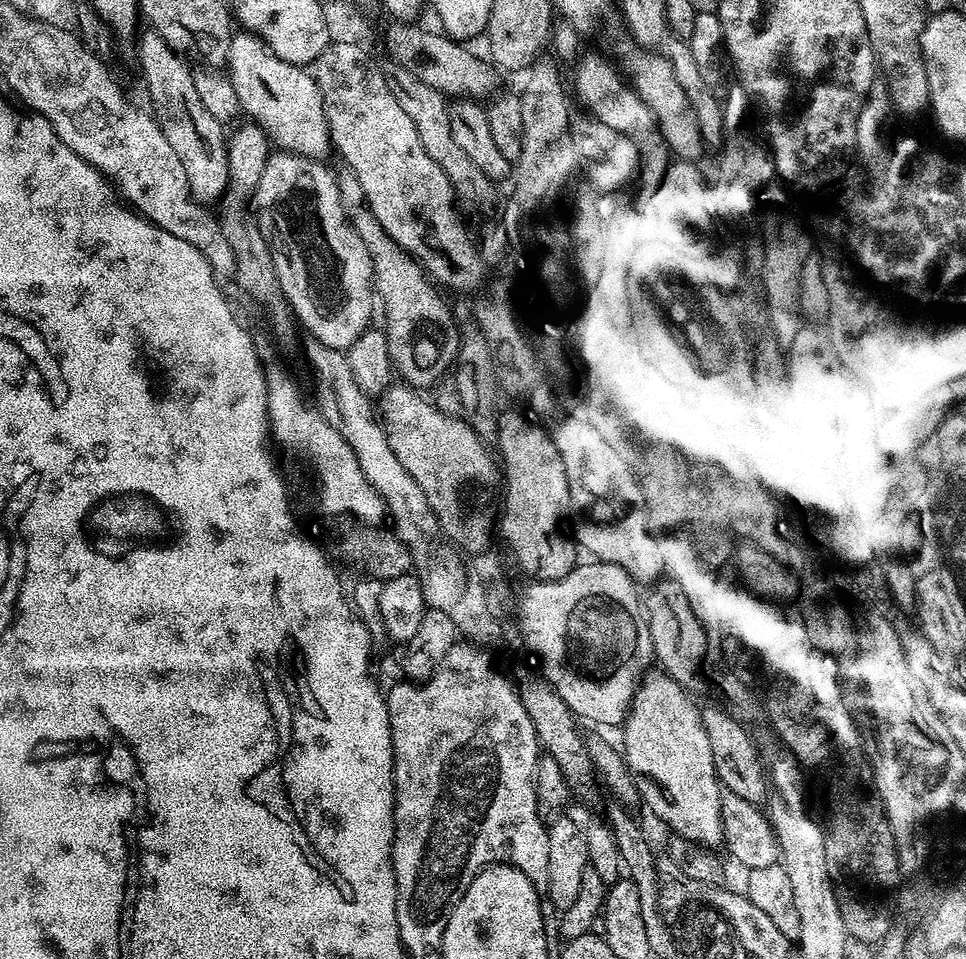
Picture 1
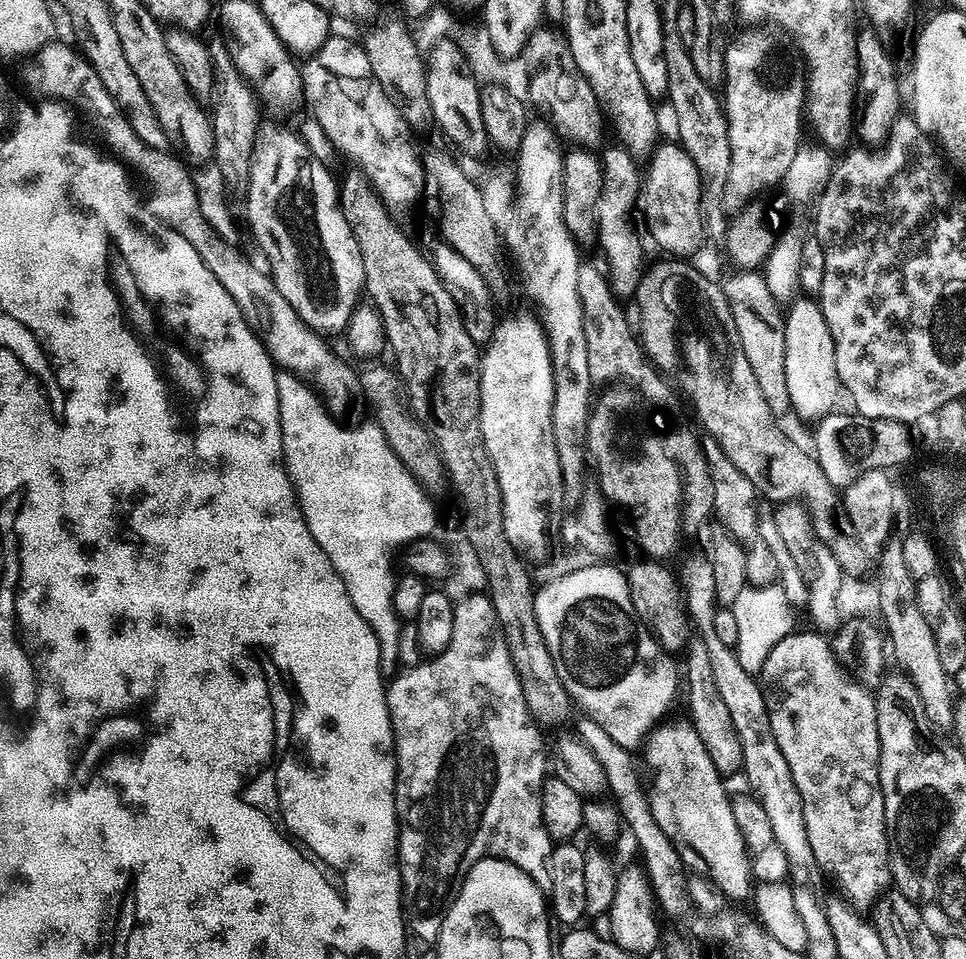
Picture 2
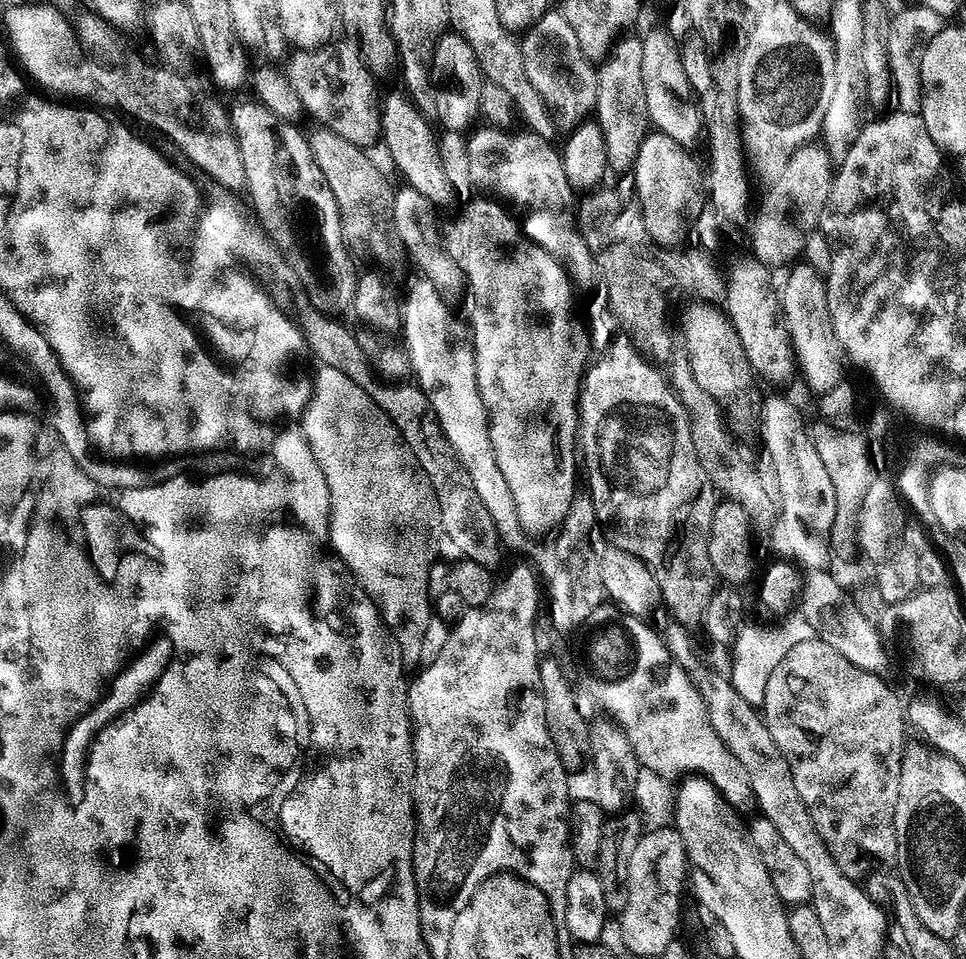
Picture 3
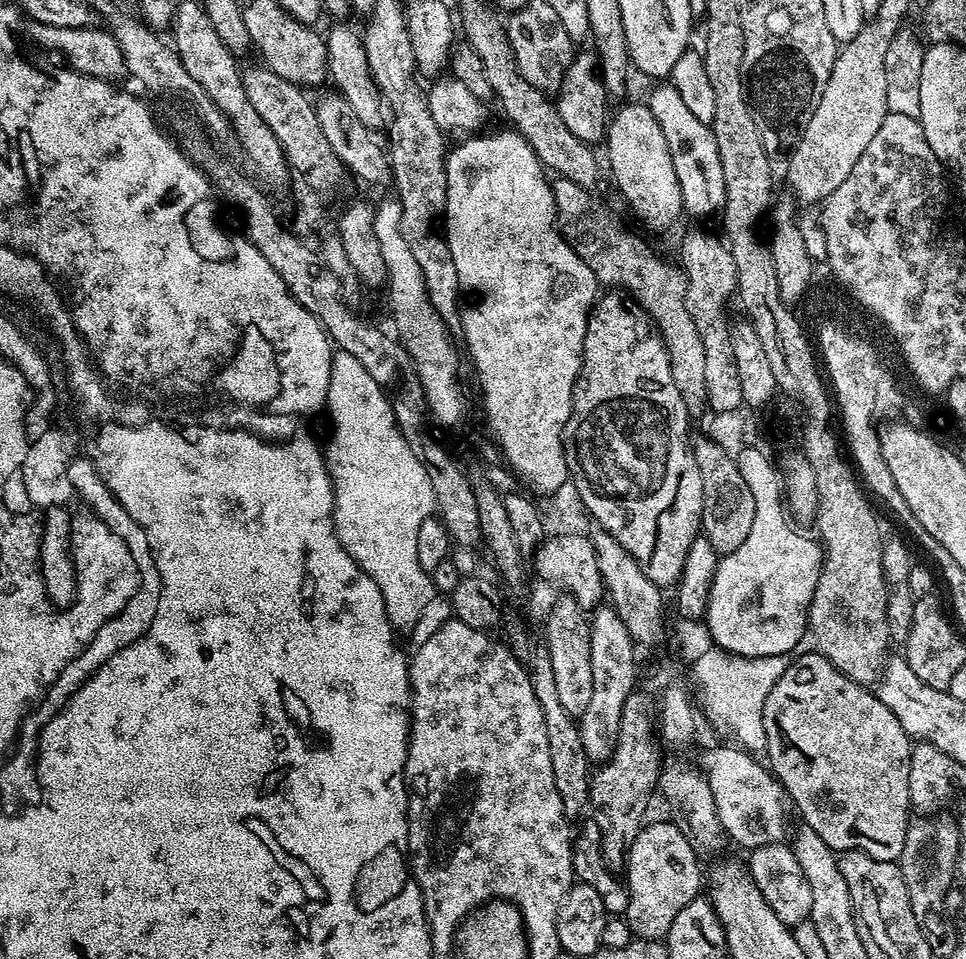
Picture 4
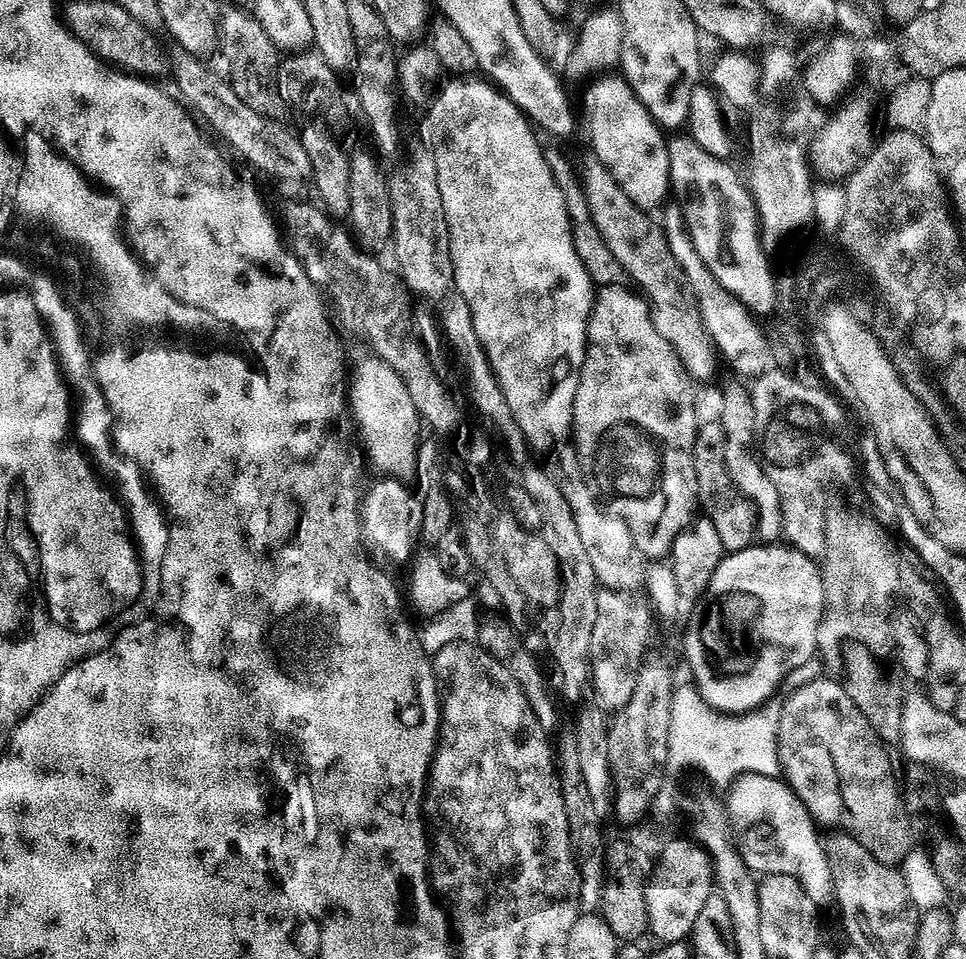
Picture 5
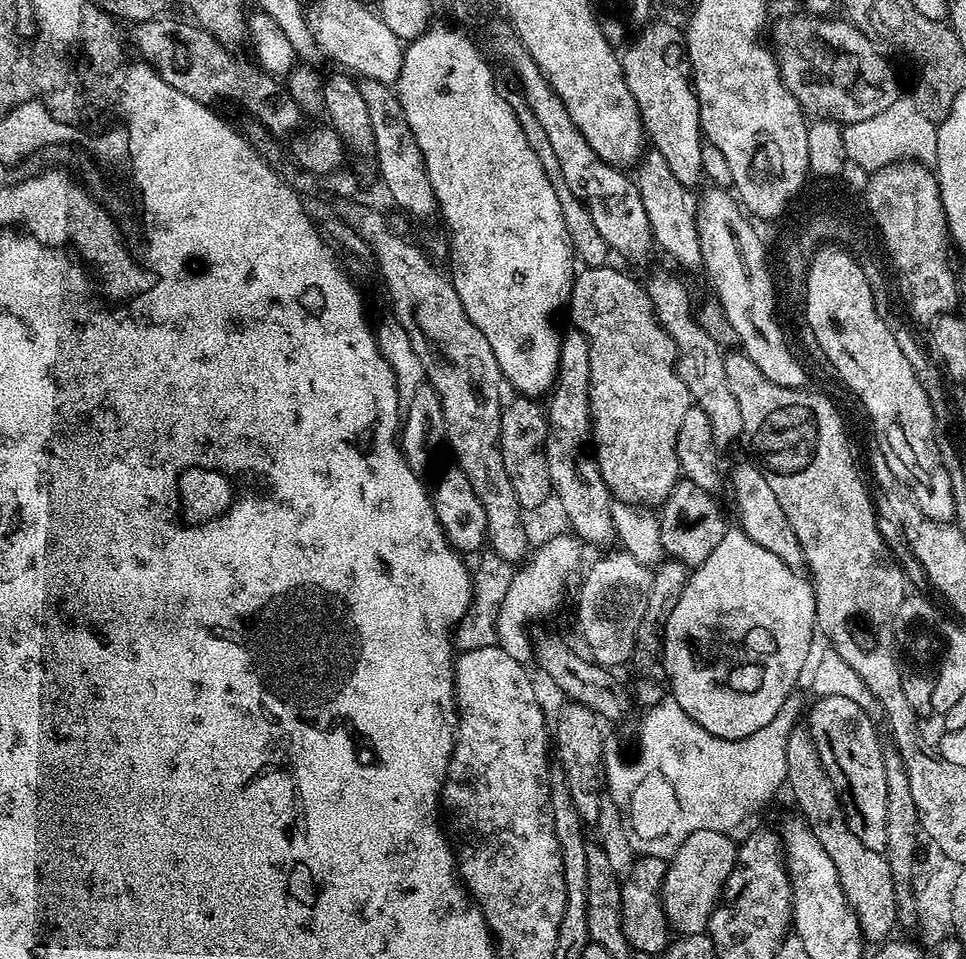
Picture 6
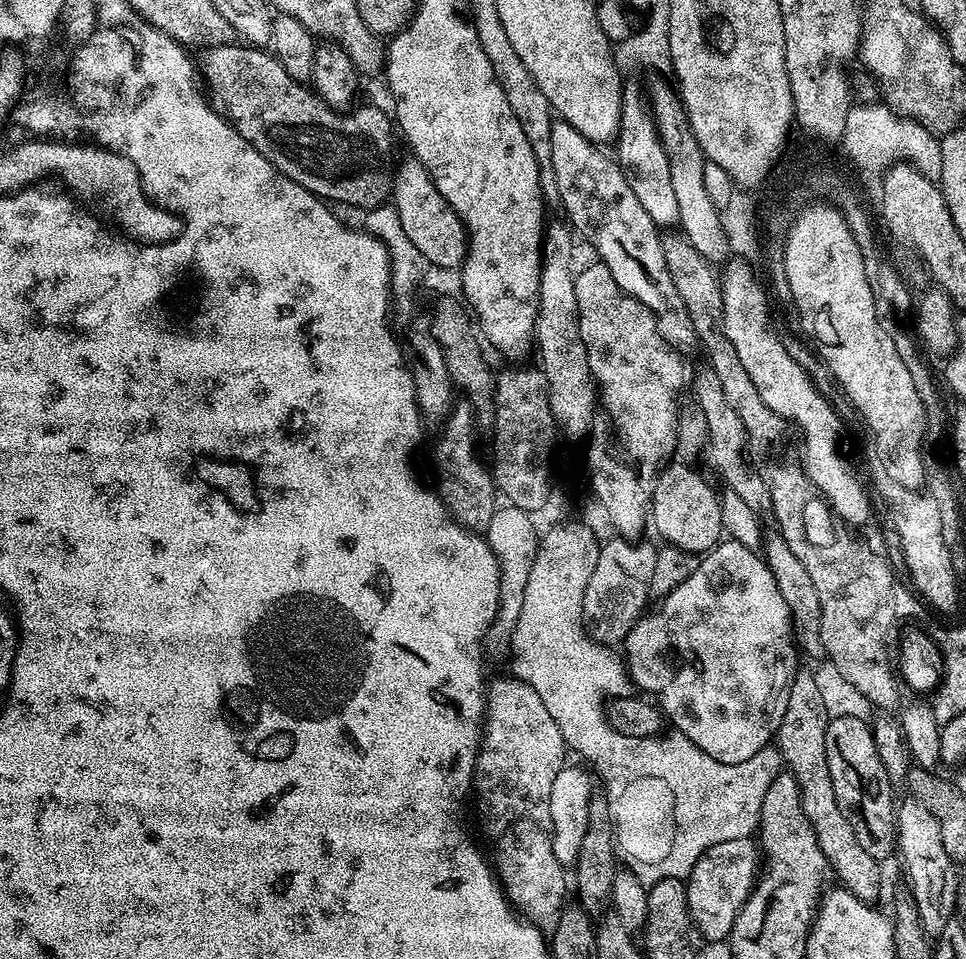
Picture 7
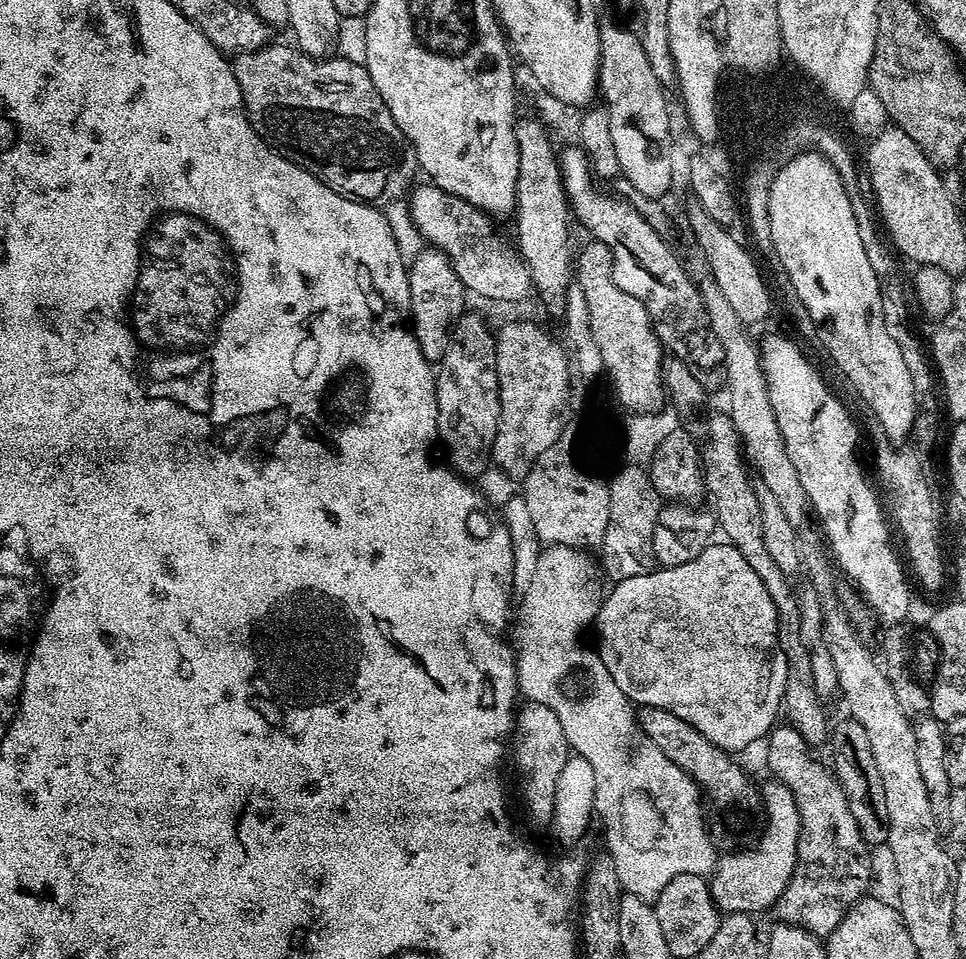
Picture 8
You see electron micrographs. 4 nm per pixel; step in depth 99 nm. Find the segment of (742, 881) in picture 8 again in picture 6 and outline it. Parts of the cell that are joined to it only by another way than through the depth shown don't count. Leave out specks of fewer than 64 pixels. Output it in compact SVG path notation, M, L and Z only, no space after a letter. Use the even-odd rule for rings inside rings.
M698 830L698 834L690 834L690 838L686 838L686 842L682 842L679 850L667 861L668 869L664 875L664 885L660 891L660 900L664 904L664 912L668 915L669 925L675 931L677 928L677 933L693 936L707 929L708 920L712 916L712 911L720 903L724 886L730 878L732 869L736 866L738 844L737 841L732 841L732 838L726 832Z

